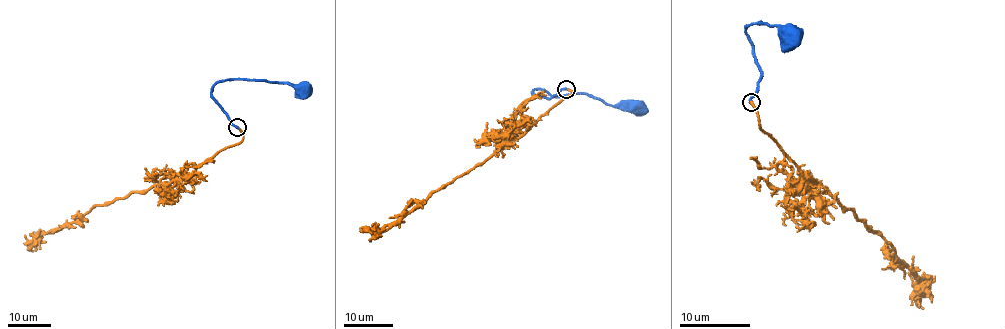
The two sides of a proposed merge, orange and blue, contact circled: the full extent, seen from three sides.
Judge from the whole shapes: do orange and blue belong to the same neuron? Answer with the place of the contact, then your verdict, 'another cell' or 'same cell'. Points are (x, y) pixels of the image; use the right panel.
place (751, 102); same cell

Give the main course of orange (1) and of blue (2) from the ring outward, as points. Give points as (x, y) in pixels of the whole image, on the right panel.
1: (751, 102), (763, 131), (805, 178), (821, 183), (870, 231), (877, 231), (918, 280), (917, 291), (917, 283)
2: (751, 102), (761, 76), (746, 29), (761, 22), (781, 25), (793, 37)

